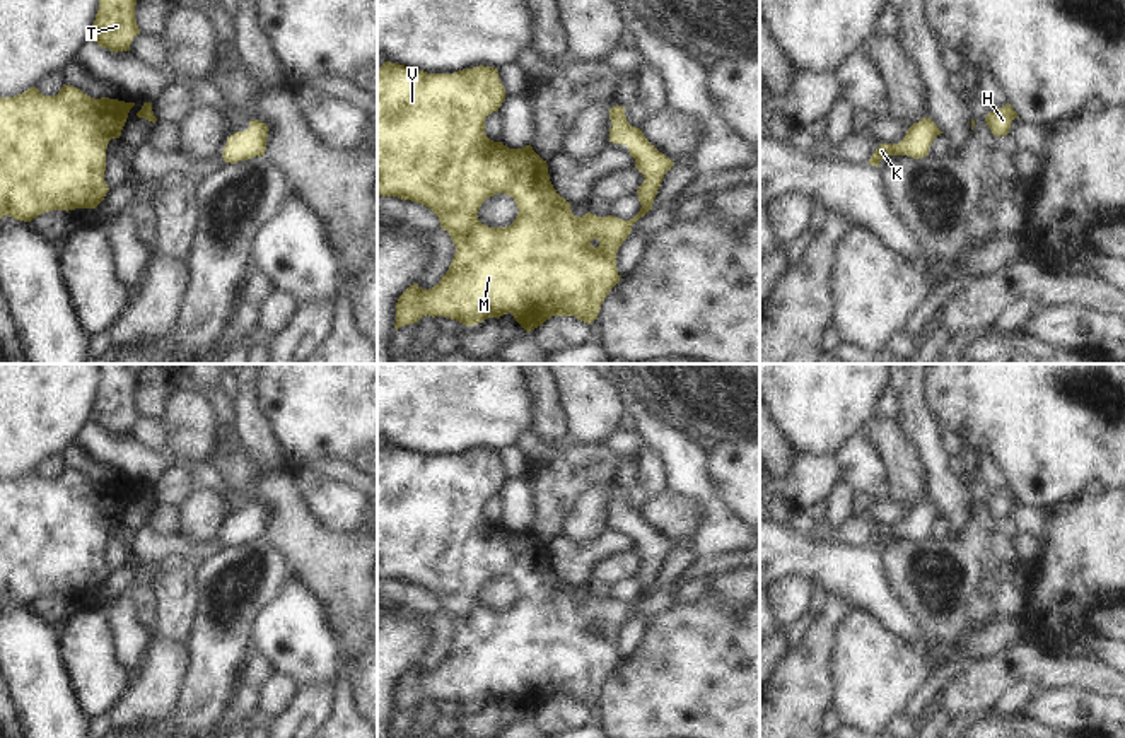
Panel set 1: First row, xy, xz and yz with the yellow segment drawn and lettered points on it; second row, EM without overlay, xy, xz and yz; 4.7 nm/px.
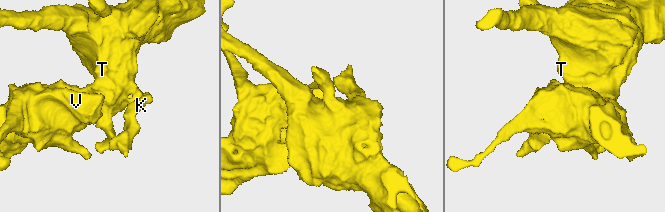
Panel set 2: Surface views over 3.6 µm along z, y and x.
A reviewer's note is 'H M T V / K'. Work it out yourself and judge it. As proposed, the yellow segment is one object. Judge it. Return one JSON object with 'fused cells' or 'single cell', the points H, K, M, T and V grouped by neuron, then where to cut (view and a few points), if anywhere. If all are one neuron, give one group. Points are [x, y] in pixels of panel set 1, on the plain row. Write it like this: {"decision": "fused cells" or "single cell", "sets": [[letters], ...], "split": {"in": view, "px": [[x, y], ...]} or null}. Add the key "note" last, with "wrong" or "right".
{"decision": "single cell", "sets": [["H", "K", "M", "T", "V"]], "split": null, "note": "wrong"}

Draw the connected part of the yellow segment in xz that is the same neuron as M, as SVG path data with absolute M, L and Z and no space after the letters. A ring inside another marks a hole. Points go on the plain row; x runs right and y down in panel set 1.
M384 444L377 451L377 579L398 579L428 589L456 627L451 649L437 668L425 673L413 666L399 678L394 712L418 706L427 697L473 709L487 700L510 695L528 716L551 699L575 699L587 707L592 706L597 702L603 683L621 661L616 649L618 630L630 618L632 608L652 593L662 560L674 548L644 519L640 511L627 504L625 490L613 489L609 492L609 524L627 528L635 542L635 550L645 560L637 572L642 591L630 603L613 598L597 600L591 594L577 600L570 593L570 584L553 571L546 543L531 528L509 531L487 519L485 502L498 494L504 482L505 472L498 461L498 453L493 449L480 448L454 456L427 456ZM497 576L512 579L519 591L509 610L488 610L478 603L481 586Z

